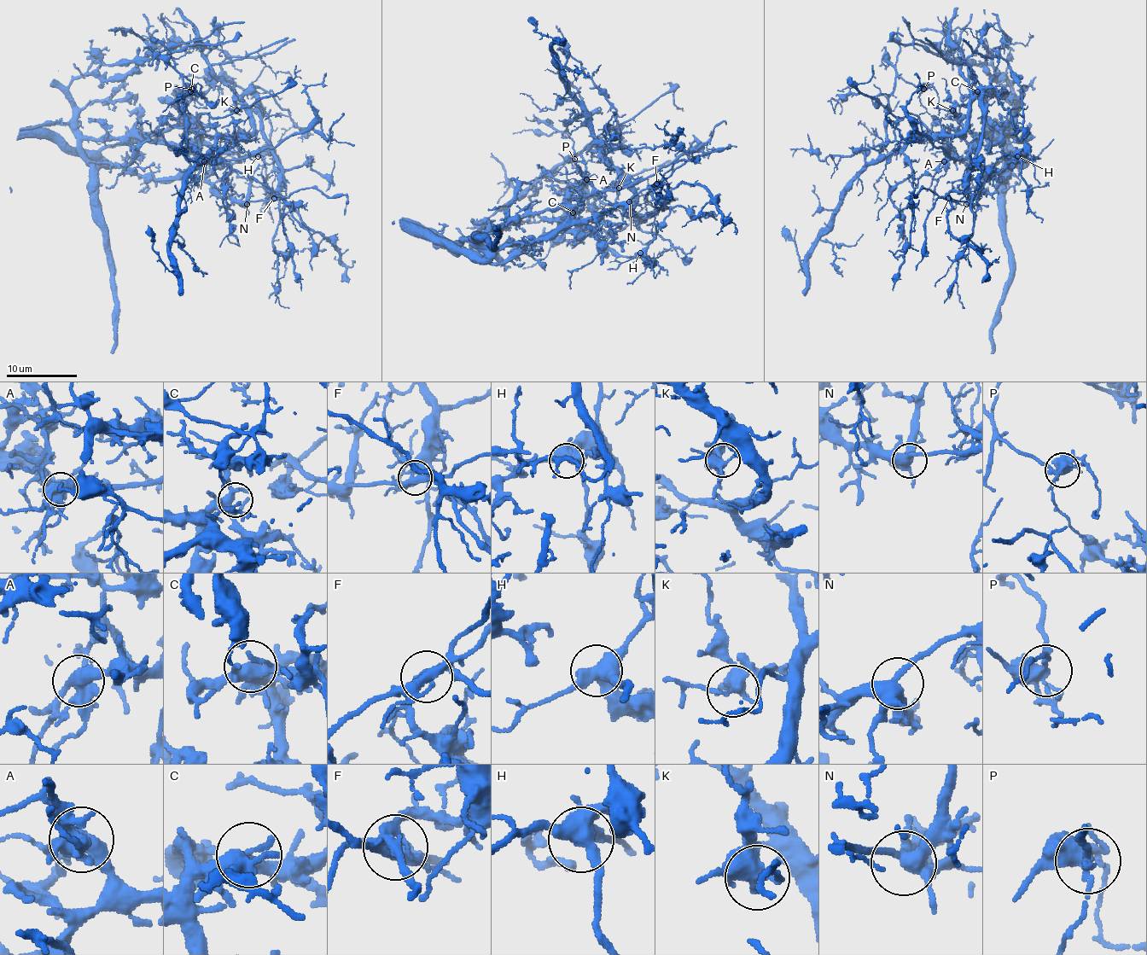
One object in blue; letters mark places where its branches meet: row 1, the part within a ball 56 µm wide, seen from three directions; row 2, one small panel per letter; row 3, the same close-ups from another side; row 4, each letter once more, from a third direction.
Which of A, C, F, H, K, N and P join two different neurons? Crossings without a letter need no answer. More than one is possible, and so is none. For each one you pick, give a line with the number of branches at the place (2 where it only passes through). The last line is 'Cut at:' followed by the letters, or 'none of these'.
A: Branches: 5
F: Branches: 4
P: Branches: 5
Cut at: A, F, P

